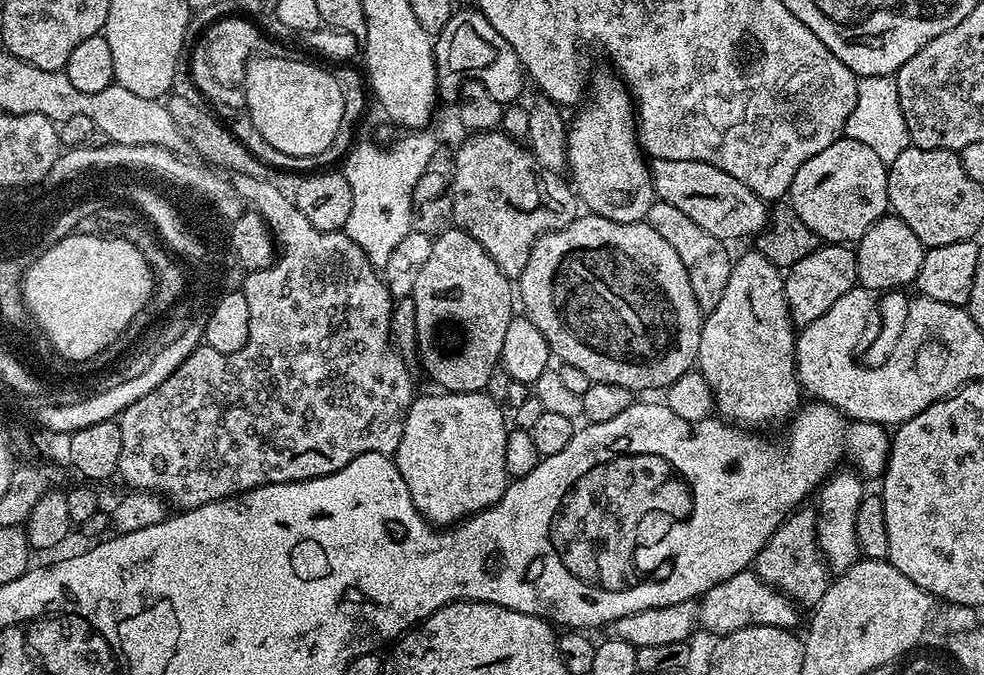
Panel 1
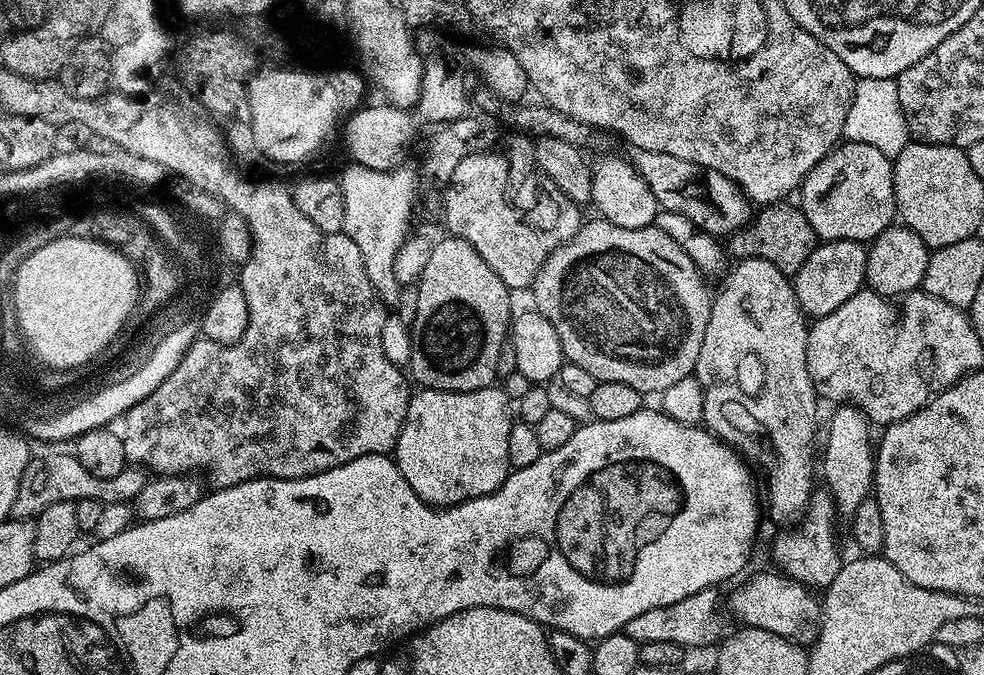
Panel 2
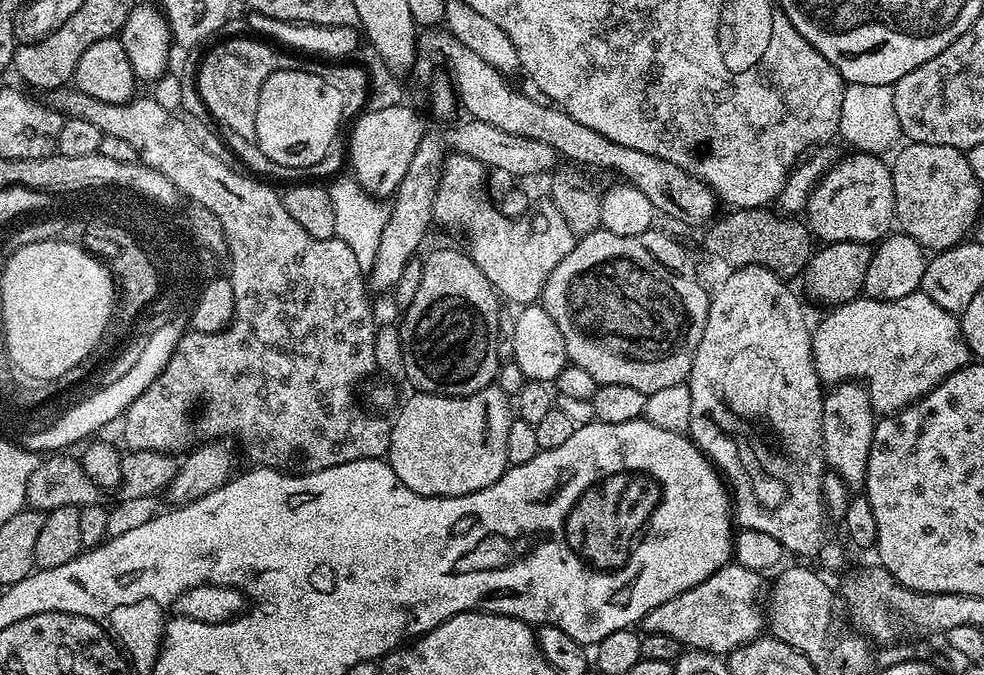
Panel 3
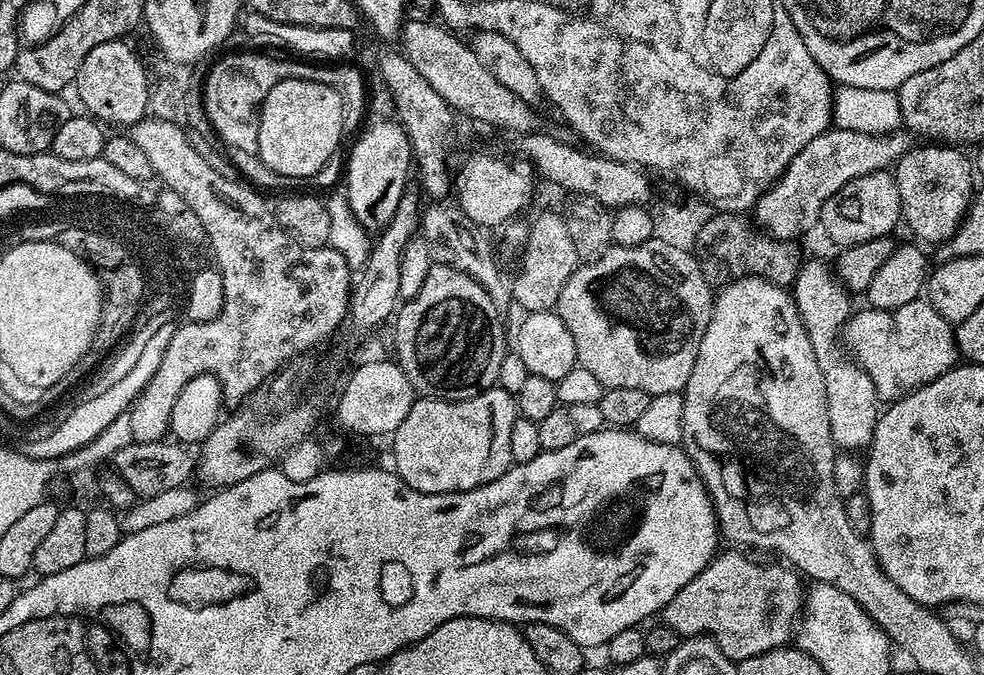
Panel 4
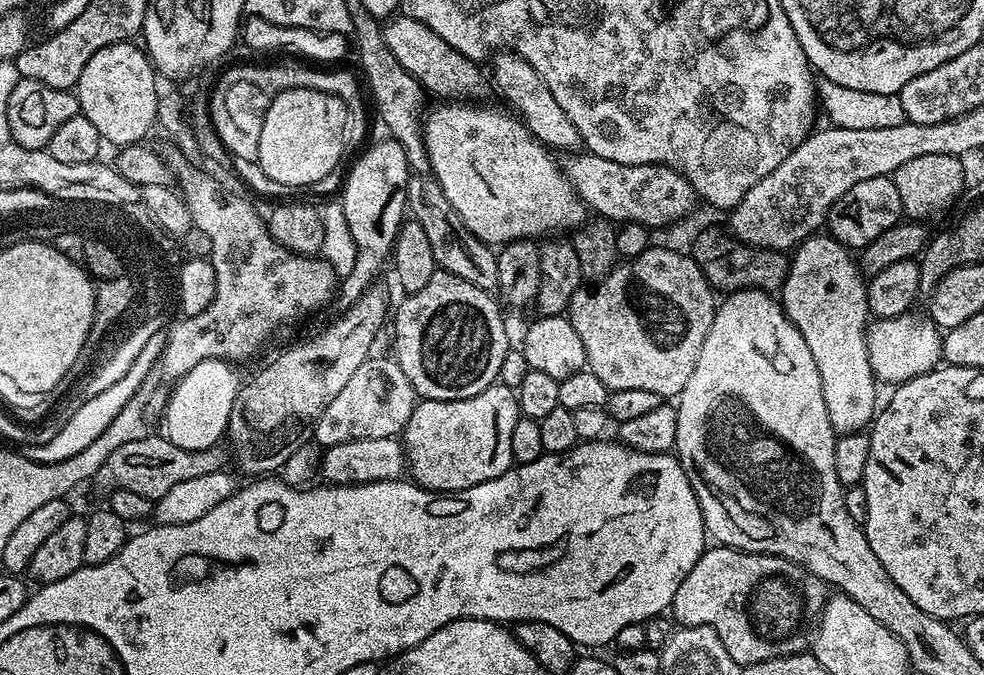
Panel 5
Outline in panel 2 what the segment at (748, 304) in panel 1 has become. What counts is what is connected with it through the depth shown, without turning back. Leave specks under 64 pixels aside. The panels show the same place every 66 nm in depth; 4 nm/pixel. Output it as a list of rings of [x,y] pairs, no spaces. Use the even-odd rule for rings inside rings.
[[[747,258],[741,259],[737,264],[740,265],[733,272],[731,269],[723,277],[722,283],[724,285],[721,286],[720,293],[715,293],[710,322],[706,322],[706,338],[702,338],[702,350],[698,350],[698,362],[696,363],[694,375],[704,391],[704,401],[702,402],[704,419],[702,424],[709,432],[715,434],[719,440],[723,440],[724,443],[735,448],[757,473],[760,471],[765,476],[764,488],[762,484],[762,504],[766,509],[767,519],[769,516],[774,523],[784,524],[780,526],[788,526],[791,525],[788,524],[791,520],[799,521],[801,519],[804,507],[808,505],[808,499],[814,487],[814,481],[812,481],[812,443],[816,440],[816,404],[818,405],[818,397],[812,385],[810,370],[806,366],[806,342],[808,341],[809,325],[806,323],[803,310],[798,306],[793,281],[785,276],[782,270],[778,270],[778,266],[770,266],[770,262],[765,260],[750,260]]]

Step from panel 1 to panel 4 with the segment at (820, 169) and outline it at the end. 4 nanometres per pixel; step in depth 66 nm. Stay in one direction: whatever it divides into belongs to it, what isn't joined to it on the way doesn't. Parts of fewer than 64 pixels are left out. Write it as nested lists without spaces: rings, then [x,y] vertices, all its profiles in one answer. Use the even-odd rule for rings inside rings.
[[[891,171],[874,172],[862,174],[860,178],[854,178],[846,182],[836,194],[830,197],[822,206],[820,211],[819,227],[836,243],[836,246],[847,246],[850,244],[861,244],[870,242],[870,238],[882,238],[892,236],[895,233],[896,223],[901,223],[900,199],[898,198],[898,186],[895,175]]]

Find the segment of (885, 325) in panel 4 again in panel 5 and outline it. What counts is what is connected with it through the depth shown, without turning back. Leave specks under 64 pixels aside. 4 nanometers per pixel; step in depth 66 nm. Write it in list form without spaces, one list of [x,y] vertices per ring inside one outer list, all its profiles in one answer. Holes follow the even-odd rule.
[[[905,314],[894,318],[876,318],[869,323],[868,357],[881,385],[895,386],[932,371],[942,360],[942,332],[927,315]]]

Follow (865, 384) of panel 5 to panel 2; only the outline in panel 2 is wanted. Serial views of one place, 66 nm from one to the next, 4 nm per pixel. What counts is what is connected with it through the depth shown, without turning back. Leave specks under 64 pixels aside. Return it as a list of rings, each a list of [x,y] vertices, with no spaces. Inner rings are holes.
[[[841,403],[828,420],[828,437],[824,440],[824,480],[836,499],[836,510],[841,517],[851,518],[858,510],[858,502],[873,491],[876,478],[874,436],[870,422],[855,404]]]

